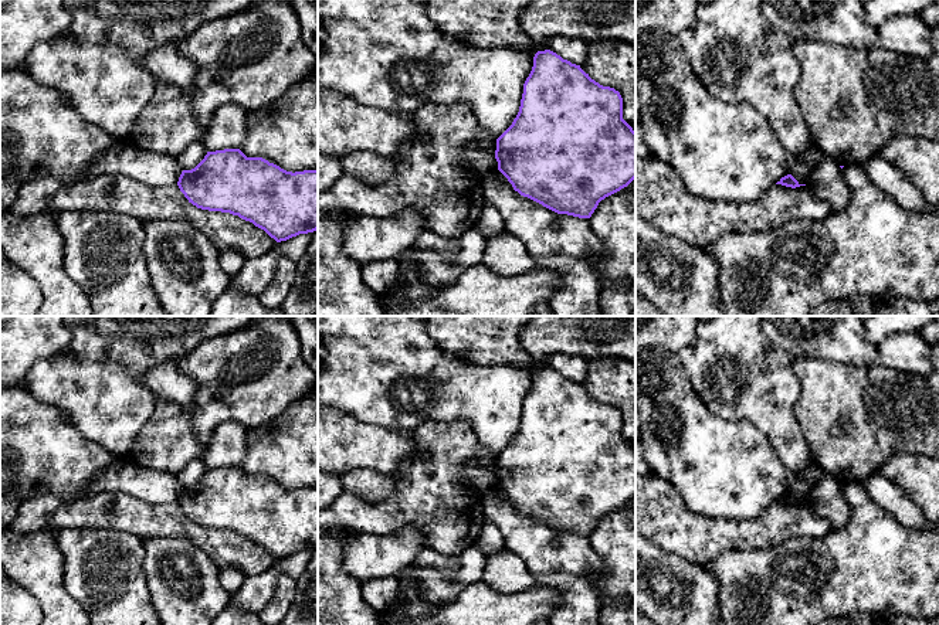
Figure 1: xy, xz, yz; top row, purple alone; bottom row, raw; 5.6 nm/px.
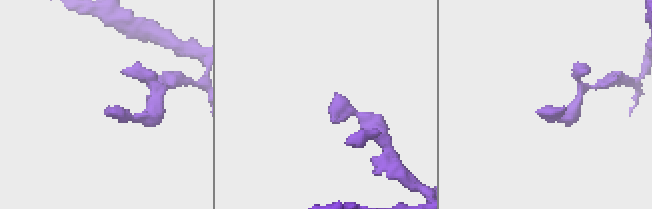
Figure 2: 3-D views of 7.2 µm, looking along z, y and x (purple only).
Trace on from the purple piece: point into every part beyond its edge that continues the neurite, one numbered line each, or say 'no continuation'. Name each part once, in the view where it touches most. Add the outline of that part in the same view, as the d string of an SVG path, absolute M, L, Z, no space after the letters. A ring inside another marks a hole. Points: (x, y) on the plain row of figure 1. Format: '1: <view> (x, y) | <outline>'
no continuation

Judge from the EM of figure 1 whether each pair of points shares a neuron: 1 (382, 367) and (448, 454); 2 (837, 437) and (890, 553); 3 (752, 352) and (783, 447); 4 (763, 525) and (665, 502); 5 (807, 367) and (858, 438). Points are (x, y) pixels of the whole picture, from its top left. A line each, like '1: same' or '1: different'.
1: different
2: different
3: same
4: same
5: same

